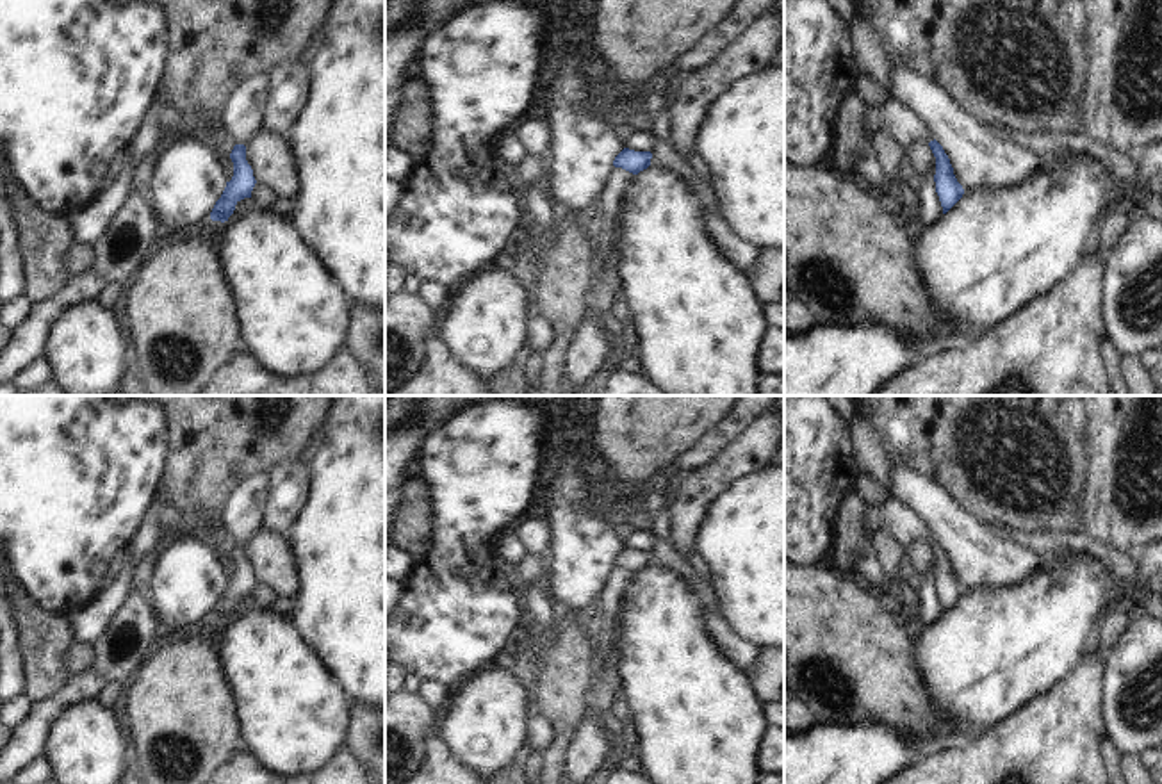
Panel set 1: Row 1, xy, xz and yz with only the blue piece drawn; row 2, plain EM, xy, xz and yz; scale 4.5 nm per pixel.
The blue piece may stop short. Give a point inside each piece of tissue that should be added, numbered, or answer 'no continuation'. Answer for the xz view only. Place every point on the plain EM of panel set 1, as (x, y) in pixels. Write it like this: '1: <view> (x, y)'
1: xz (697, 718)

